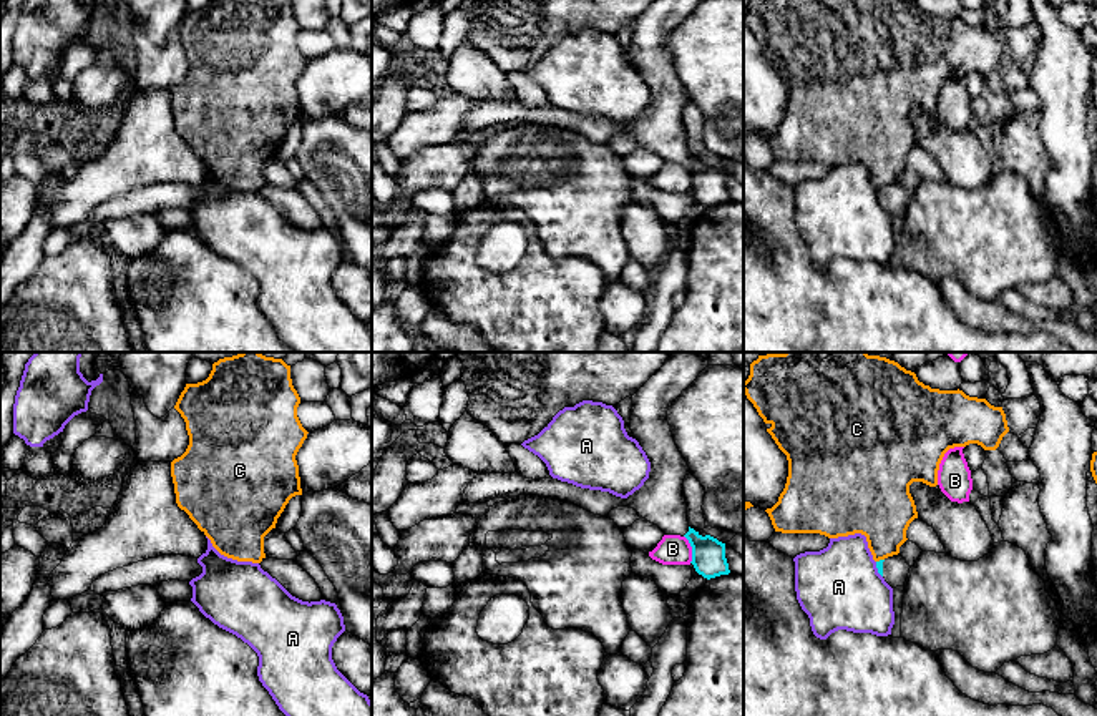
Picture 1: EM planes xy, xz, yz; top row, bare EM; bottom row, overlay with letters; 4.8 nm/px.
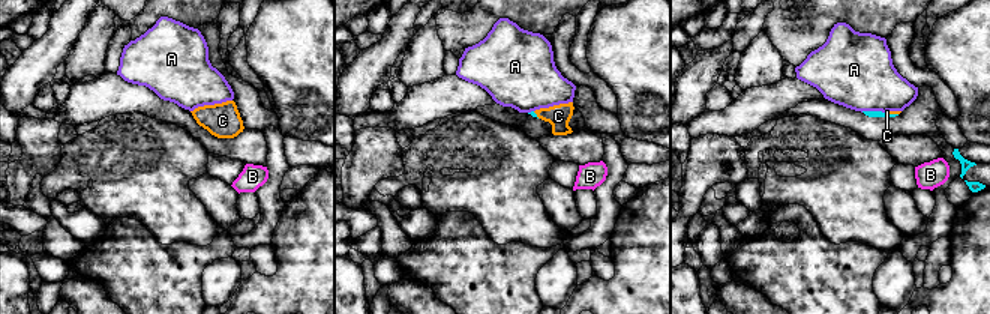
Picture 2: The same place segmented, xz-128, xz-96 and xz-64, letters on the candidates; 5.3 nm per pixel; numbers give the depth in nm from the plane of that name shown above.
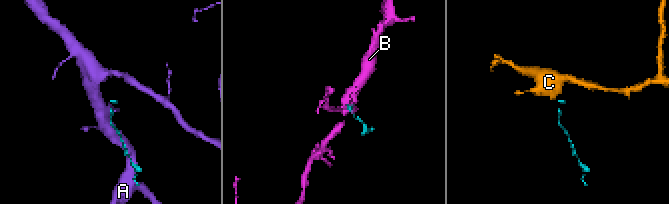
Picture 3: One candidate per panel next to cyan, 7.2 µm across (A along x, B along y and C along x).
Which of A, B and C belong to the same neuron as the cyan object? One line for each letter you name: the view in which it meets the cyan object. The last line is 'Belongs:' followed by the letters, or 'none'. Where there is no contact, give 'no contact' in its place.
Belongs: none

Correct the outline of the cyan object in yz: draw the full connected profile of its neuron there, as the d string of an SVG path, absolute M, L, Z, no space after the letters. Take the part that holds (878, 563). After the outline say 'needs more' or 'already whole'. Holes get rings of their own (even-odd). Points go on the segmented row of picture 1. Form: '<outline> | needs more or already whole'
M898 553L898 555L876 562L876 568L878 568L878 573L885 578L885 581L891 588L896 588L896 586L904 585L911 566Z | needs more

